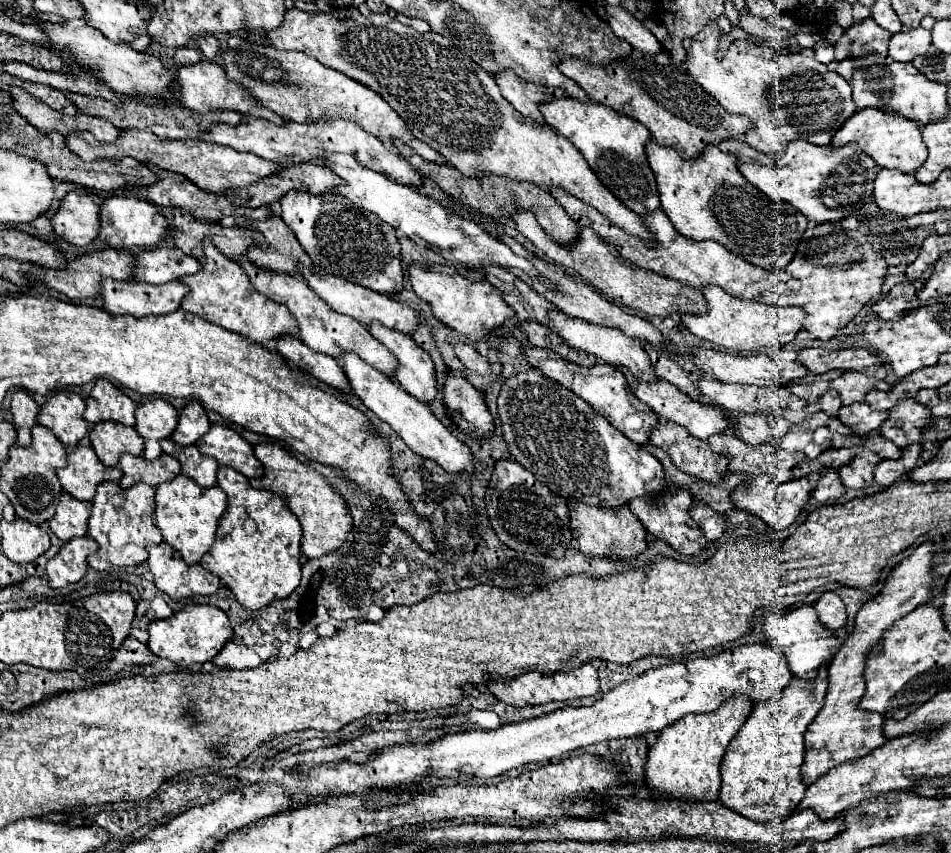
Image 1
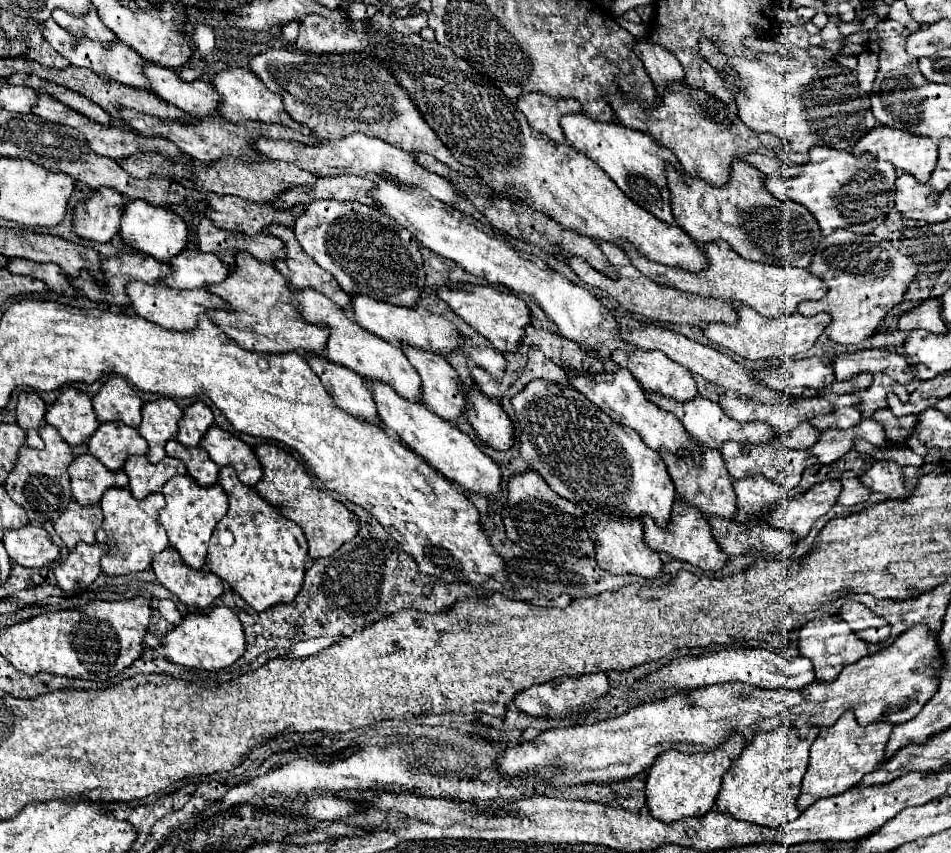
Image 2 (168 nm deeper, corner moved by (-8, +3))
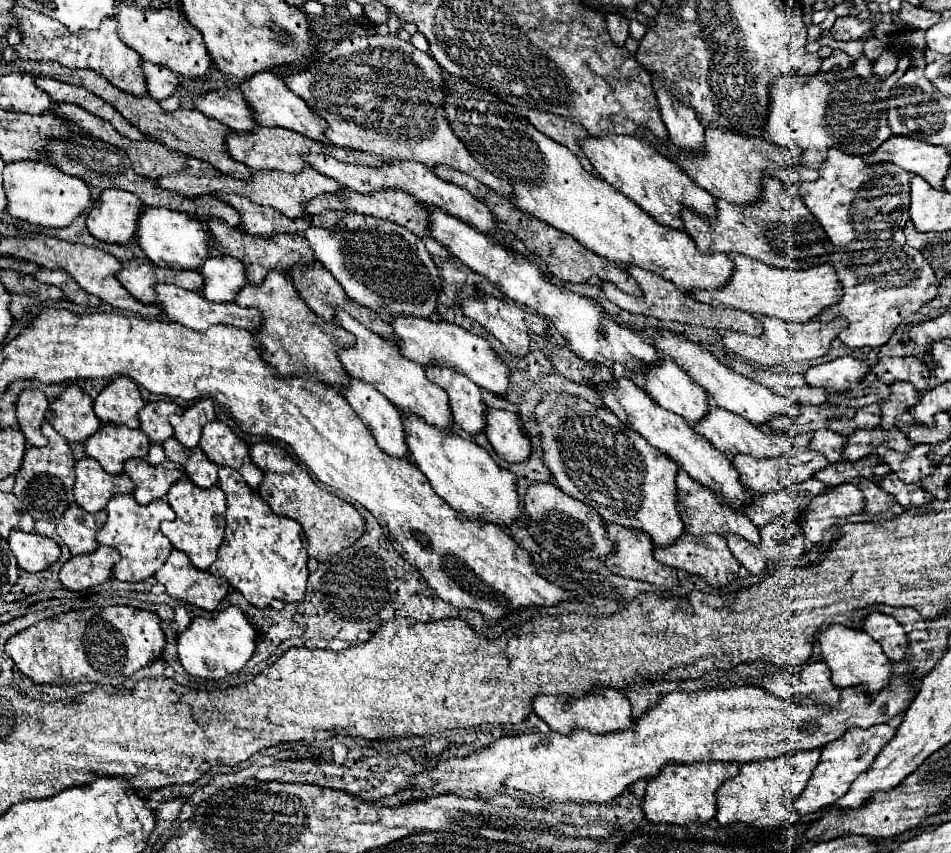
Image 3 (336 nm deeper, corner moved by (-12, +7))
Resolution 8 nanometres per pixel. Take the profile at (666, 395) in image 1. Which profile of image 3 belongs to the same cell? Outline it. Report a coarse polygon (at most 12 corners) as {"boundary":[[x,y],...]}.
{"boundary":[[709,407],[691,427],[723,453],[779,457],[807,451],[809,435],[763,433]]}

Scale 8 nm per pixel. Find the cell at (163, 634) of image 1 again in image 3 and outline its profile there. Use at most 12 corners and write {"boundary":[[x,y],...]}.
{"boundary":[[239,607],[195,617],[177,639],[187,673],[221,679],[255,651]]}

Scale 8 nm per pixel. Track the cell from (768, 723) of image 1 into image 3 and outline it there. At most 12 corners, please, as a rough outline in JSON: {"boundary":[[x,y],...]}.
{"boundary":[[819,749],[743,763],[719,787],[715,819],[795,825],[793,803]]}

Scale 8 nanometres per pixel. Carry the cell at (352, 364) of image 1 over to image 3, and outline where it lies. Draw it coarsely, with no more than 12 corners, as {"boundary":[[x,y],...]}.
{"boundary":[[407,411],[411,459],[467,517],[511,525],[513,473],[481,445]]}

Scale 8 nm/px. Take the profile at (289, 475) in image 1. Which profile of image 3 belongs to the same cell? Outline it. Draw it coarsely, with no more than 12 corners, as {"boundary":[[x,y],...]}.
{"boundary":[[251,447],[259,495],[327,561],[363,535],[359,511],[283,447]]}

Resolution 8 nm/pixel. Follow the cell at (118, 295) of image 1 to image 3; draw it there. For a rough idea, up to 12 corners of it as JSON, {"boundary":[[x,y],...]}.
{"boundary":[[155,285],[169,321],[193,331],[217,323],[255,331],[255,307],[215,303],[195,291]]}

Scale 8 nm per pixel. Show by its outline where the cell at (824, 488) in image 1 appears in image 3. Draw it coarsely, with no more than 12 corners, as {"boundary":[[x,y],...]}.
{"boundary":[[861,479],[859,489],[865,497],[865,509],[871,513],[887,511],[893,497]]}

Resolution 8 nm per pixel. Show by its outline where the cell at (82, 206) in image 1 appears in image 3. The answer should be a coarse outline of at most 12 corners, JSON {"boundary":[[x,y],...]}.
{"boundary":[[105,189],[87,215],[105,243],[135,235],[143,205],[123,189]]}

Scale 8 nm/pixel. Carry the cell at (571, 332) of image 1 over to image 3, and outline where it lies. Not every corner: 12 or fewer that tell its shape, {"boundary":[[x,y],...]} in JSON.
{"boundary":[[671,359],[645,365],[645,391],[689,425],[707,393]]}

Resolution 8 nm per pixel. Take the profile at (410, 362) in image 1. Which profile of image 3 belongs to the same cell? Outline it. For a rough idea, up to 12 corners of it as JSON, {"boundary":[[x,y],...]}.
{"boundary":[[429,365],[447,391],[455,429],[483,431],[481,389],[455,369]]}

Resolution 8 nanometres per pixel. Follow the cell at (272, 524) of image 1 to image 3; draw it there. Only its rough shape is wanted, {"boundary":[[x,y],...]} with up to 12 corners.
{"boundary":[[219,467],[227,527],[209,571],[257,609],[305,599],[301,525]]}

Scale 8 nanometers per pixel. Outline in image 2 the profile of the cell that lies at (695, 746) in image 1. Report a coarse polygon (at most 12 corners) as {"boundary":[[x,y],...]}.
{"boundary":[[745,741],[711,753],[665,751],[647,771],[647,809],[663,823],[715,807]]}

